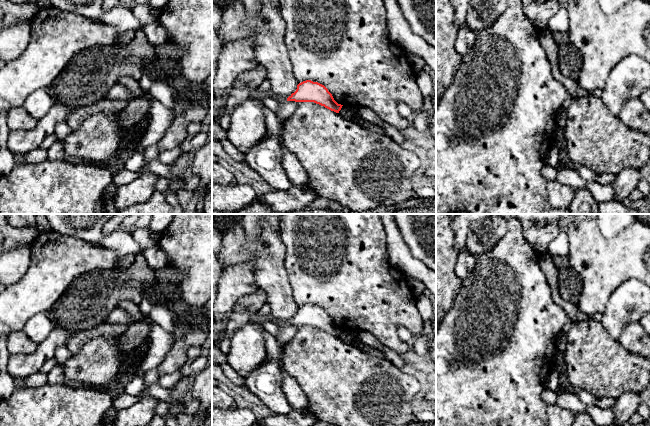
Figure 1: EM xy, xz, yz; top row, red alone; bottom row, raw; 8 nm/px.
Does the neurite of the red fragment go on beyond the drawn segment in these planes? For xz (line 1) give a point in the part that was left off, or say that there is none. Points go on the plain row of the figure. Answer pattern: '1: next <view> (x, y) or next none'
1: next none

